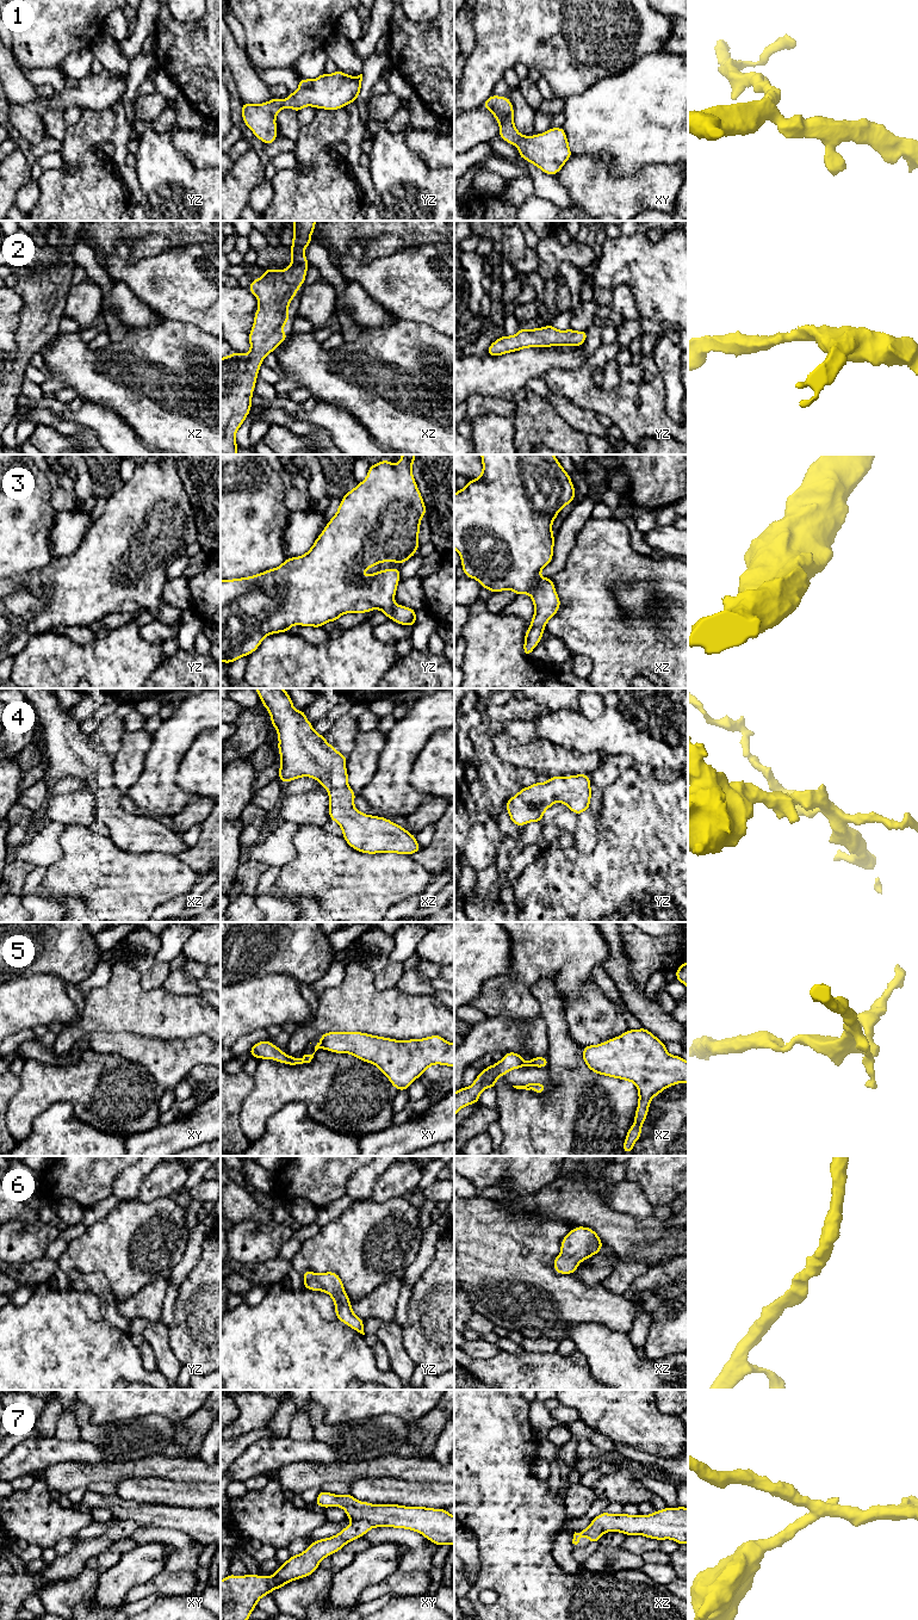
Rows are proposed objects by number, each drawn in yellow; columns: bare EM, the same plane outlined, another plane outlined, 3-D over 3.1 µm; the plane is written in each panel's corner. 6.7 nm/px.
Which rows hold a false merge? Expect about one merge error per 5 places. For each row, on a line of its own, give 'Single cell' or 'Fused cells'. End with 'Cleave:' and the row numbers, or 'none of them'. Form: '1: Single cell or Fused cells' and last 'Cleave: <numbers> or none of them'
1: Single cell
2: Single cell
3: Single cell
4: Single cell
5: Single cell
6: Single cell
7: Single cell
Cleave: none of them

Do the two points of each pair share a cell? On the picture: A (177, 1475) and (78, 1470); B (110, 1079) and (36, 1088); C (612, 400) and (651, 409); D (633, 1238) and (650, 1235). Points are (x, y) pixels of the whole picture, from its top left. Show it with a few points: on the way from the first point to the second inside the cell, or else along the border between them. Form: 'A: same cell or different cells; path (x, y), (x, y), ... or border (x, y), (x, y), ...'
A: same cell; path (152, 1469), (103, 1471)
B: same cell; path (92, 1083), (54, 1083)
C: same cell; path (621, 404), (632, 406), (637, 410), (642, 409)
D: same cell; path (637, 1235), (646, 1235)

